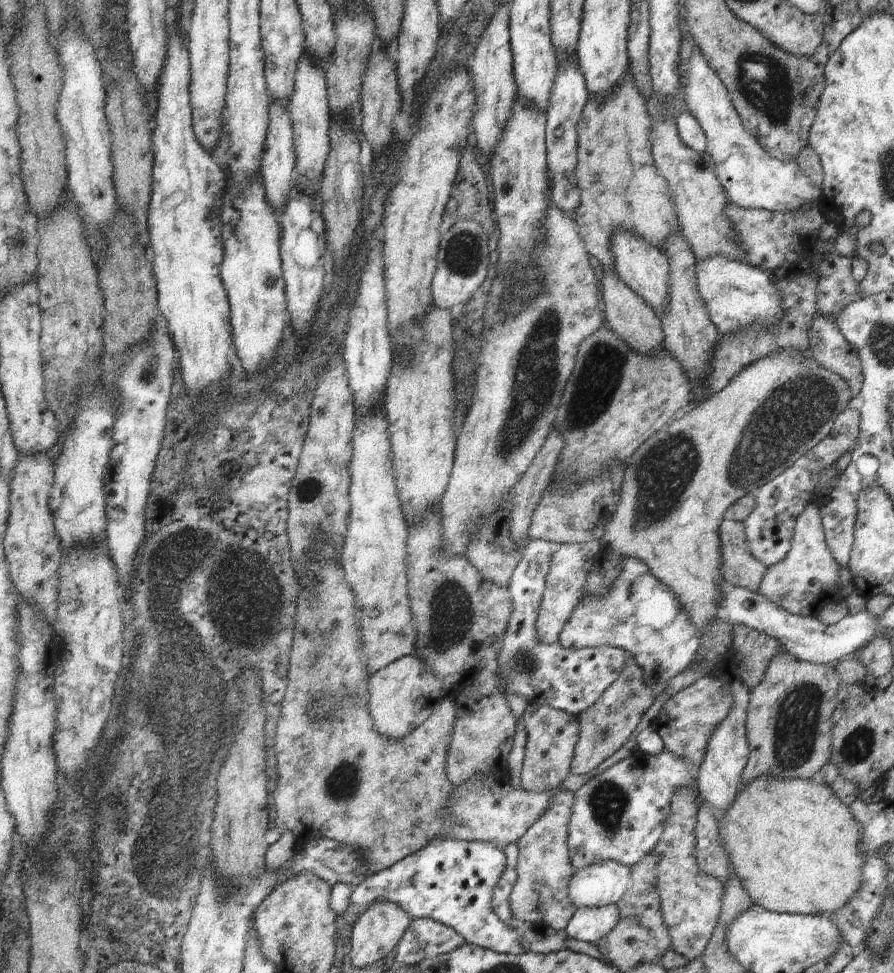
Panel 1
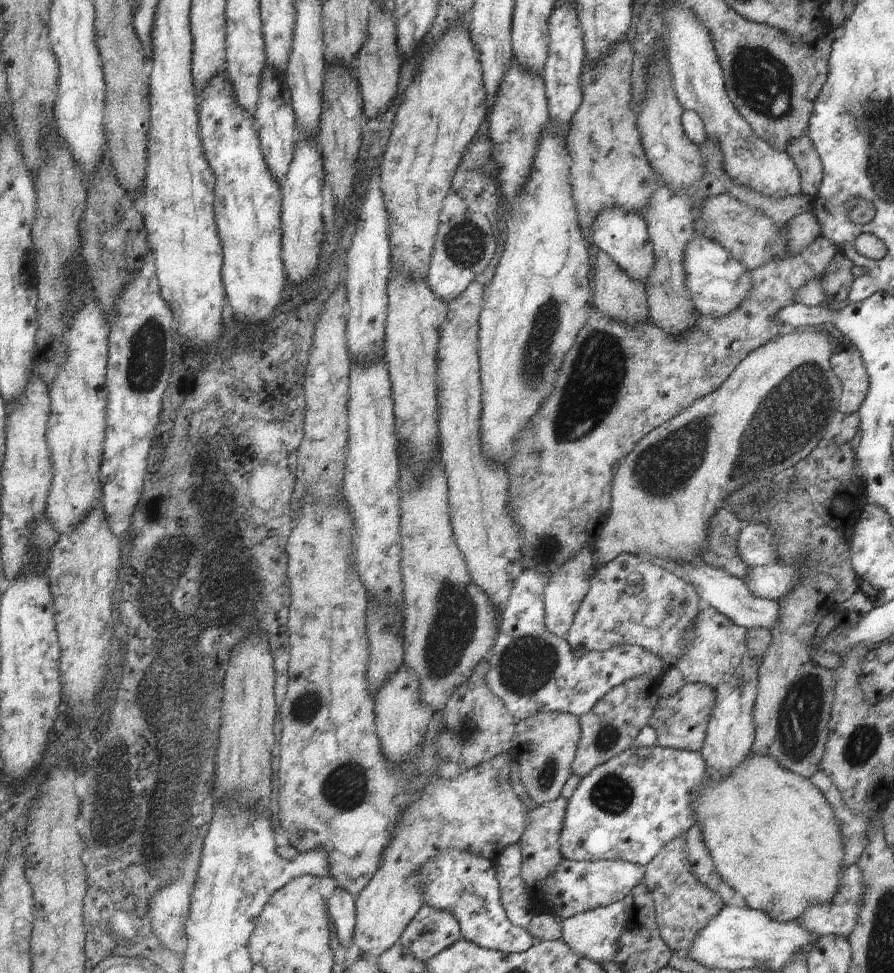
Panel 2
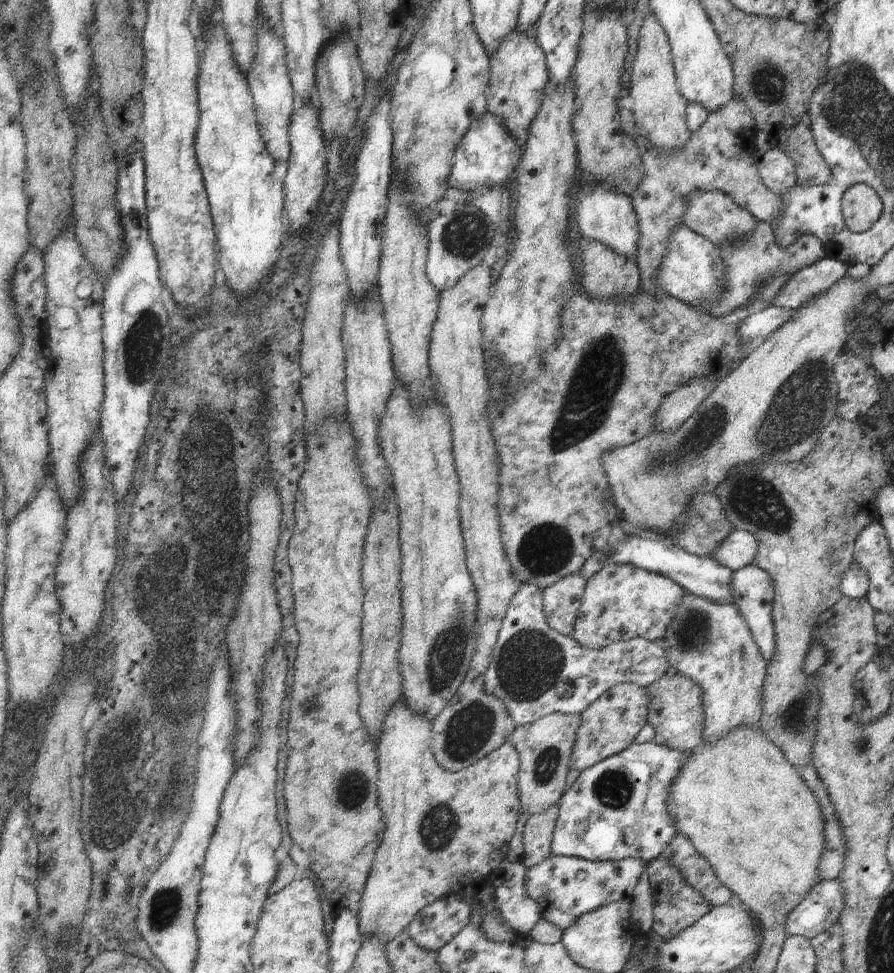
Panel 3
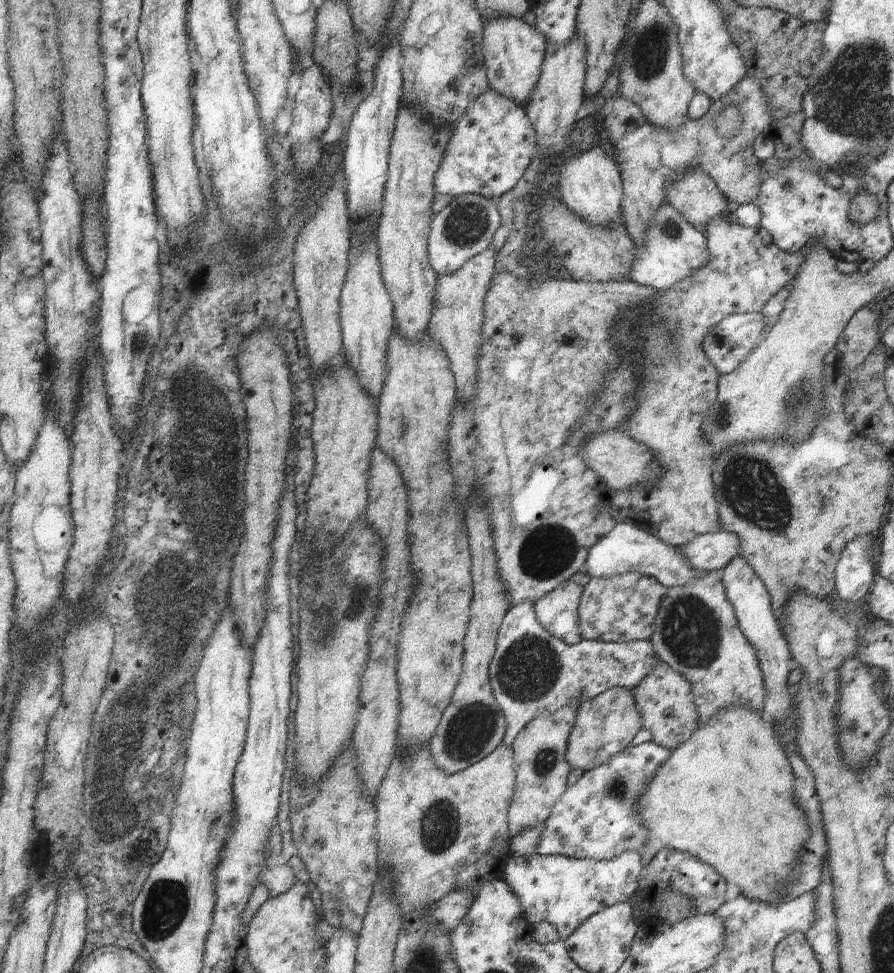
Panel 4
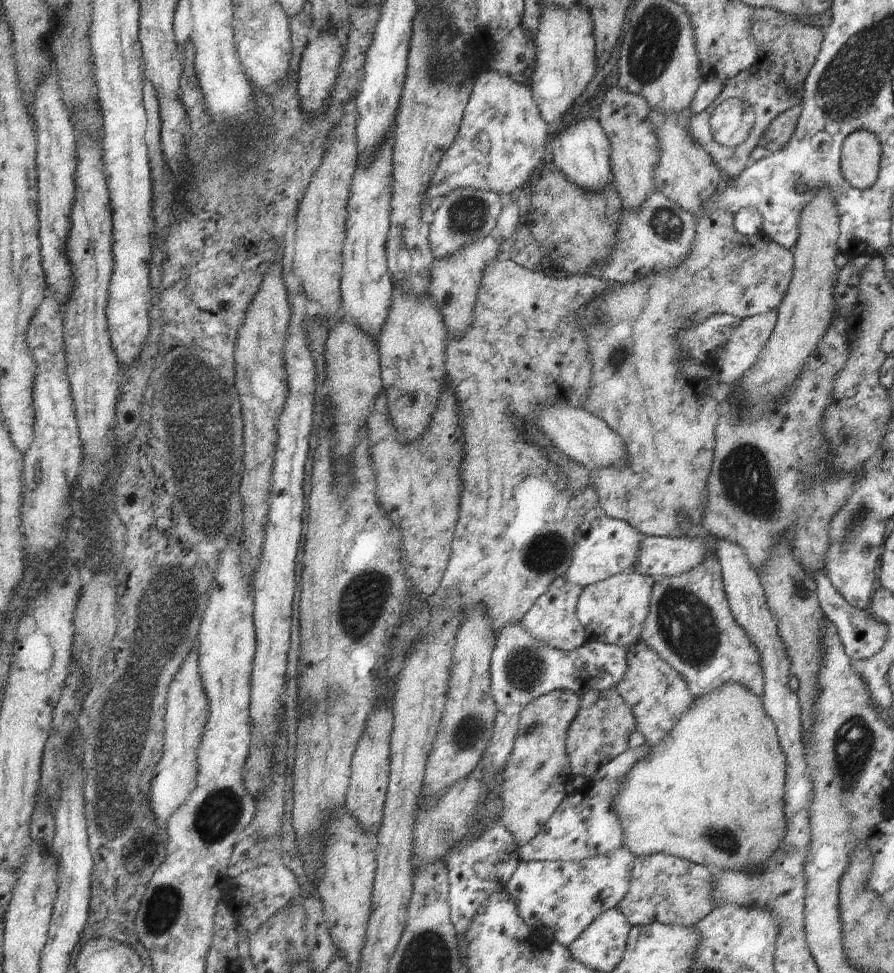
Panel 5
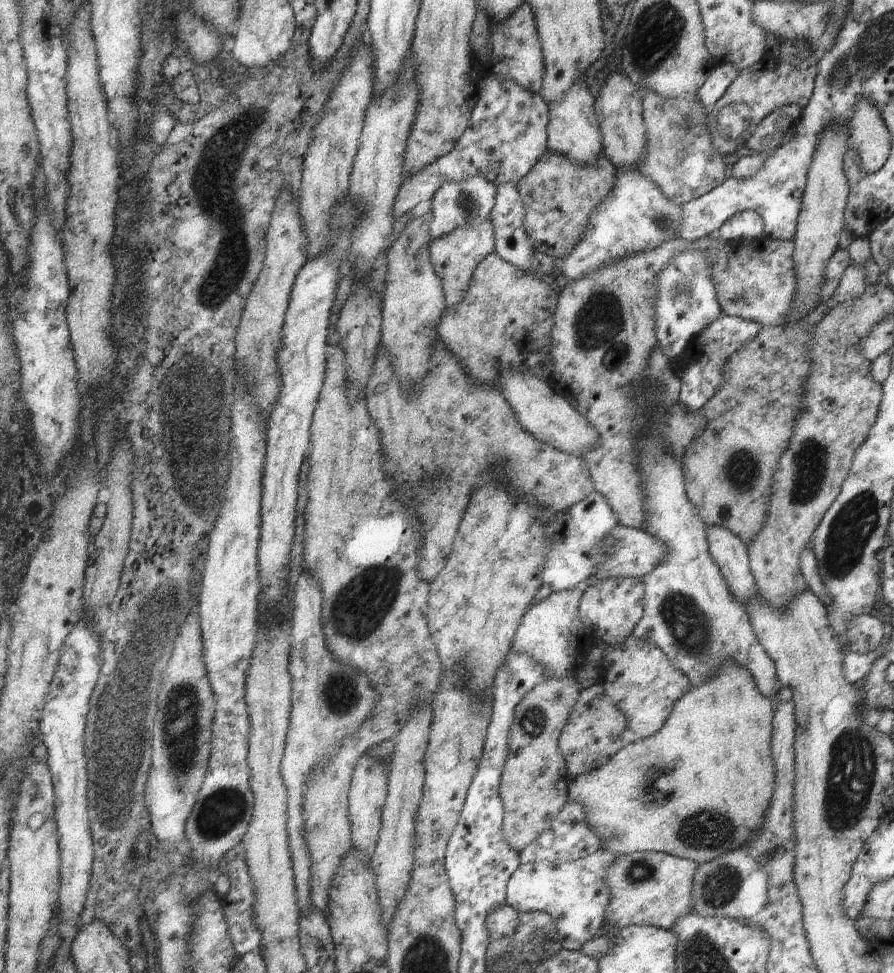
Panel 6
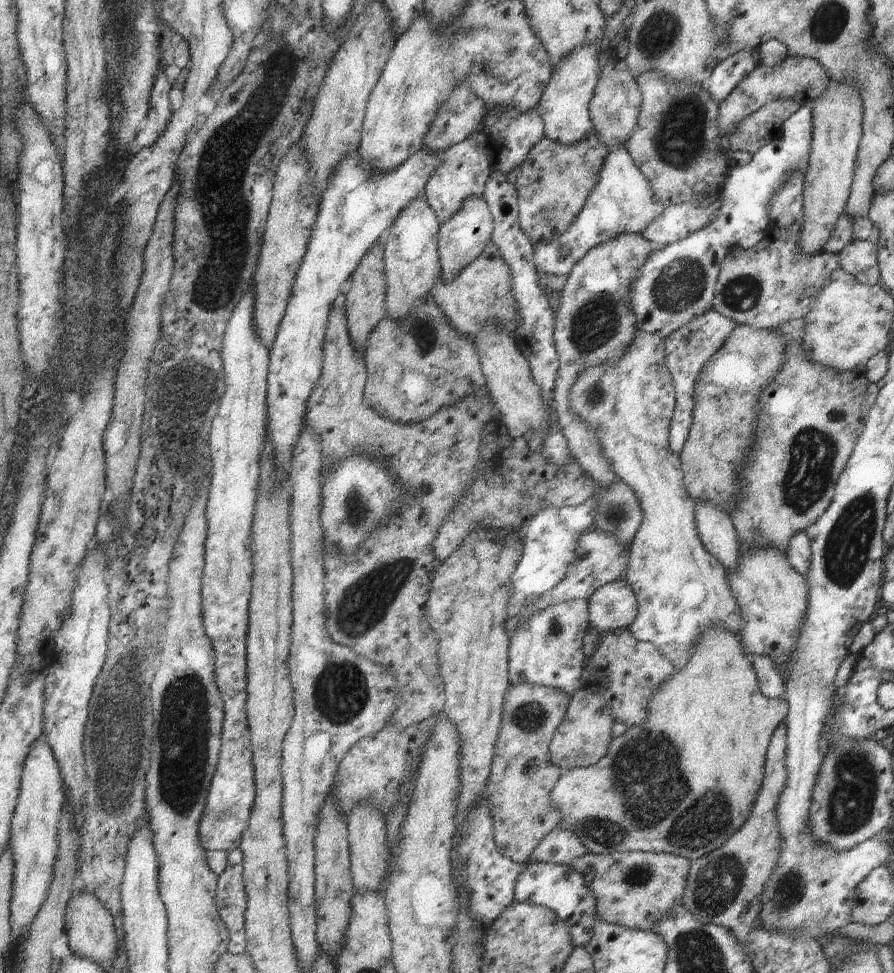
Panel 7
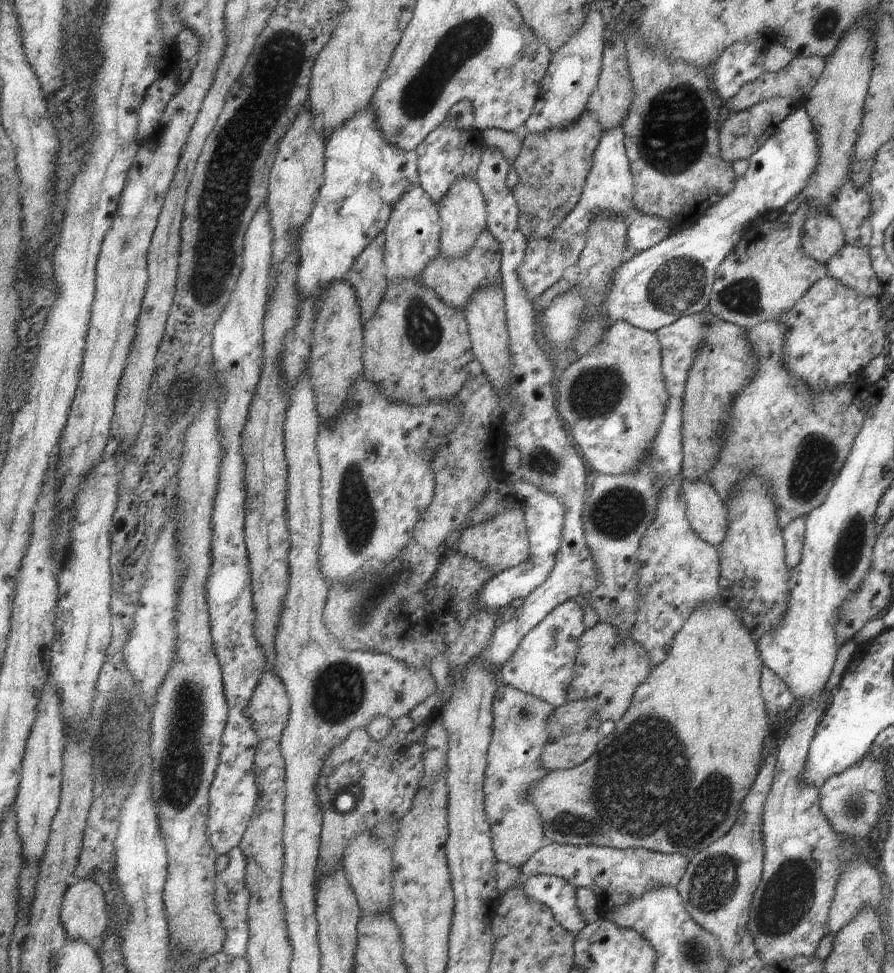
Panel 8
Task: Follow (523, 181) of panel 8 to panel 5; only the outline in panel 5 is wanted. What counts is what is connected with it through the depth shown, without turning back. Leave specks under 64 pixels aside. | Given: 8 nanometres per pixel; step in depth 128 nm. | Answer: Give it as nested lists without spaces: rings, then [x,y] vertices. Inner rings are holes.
[[[554,162],[542,164],[530,178],[530,206],[532,213],[527,217],[532,237],[545,252],[547,260],[555,260],[570,275],[590,274],[590,268],[610,255],[619,241],[619,222],[623,214],[623,202],[616,186],[607,185],[598,191],[583,189]]]

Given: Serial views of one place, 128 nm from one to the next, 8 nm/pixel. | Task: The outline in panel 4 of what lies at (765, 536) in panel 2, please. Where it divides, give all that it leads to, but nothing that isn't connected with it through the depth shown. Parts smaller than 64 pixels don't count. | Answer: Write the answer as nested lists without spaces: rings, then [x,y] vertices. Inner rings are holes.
[[[726,531],[704,533],[685,545],[675,548],[699,574],[720,571],[736,555],[739,555],[738,538],[734,533]]]

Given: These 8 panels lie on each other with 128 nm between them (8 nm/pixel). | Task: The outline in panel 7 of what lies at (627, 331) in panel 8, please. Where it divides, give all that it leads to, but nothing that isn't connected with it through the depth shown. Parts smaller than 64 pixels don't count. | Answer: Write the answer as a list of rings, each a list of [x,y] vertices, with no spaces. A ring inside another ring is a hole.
[[[639,332],[621,360],[585,370],[573,384],[569,396],[571,410],[587,424],[587,428],[597,432],[605,458],[617,476],[635,490],[643,509],[643,522],[629,554],[631,562],[627,579],[639,600],[639,616],[629,628],[631,634],[639,640],[655,644],[677,668],[689,664],[691,644],[699,640],[703,630],[725,628],[739,637],[741,612],[738,602],[727,584],[727,572],[723,565],[702,544],[697,524],[697,504],[687,490],[680,455],[671,450],[670,428],[678,401],[673,376],[667,368],[666,339],[660,333]]]

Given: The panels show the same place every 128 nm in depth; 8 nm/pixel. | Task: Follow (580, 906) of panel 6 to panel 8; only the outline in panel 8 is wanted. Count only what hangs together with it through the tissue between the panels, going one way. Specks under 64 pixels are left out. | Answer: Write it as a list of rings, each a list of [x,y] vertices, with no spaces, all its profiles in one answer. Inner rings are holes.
[[[547,874],[531,875],[523,886],[525,894],[533,900],[547,904],[553,909],[555,918],[569,930],[573,936],[583,932],[587,922],[579,910],[578,889],[565,878]]]

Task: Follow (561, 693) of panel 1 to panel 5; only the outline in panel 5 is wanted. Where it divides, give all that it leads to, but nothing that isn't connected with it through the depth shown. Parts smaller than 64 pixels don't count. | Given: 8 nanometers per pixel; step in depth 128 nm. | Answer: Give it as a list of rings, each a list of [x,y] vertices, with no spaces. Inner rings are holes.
[[[520,621],[508,625],[498,634],[498,642],[492,657],[491,687],[497,704],[498,715],[491,744],[484,756],[483,772],[485,784],[495,782],[495,778],[506,768],[511,759],[519,732],[523,710],[541,696],[555,690],[569,690],[577,696],[585,696],[589,690],[605,691],[617,687],[629,670],[627,662],[629,647],[588,641],[582,648],[563,652],[561,648],[551,648],[549,644],[537,640],[527,633]]]

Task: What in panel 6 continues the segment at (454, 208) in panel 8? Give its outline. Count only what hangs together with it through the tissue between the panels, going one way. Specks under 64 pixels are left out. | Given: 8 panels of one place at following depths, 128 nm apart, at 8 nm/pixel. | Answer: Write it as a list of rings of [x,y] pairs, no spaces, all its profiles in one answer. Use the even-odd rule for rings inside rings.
[[[472,216],[463,227],[433,241],[430,248],[430,259],[434,262],[435,269],[442,278],[448,307],[460,304],[465,299],[474,271],[487,256],[496,253],[496,248],[494,222],[491,218],[481,219],[480,216]]]

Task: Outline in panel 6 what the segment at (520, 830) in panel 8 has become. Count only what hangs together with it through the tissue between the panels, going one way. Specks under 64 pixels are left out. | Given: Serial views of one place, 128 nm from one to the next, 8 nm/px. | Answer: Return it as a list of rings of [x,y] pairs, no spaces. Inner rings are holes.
[[[575,676],[549,679],[530,691],[515,708],[499,796],[504,805],[502,830],[505,839],[519,855],[551,828],[570,800],[568,789],[573,777],[568,772],[558,741],[581,693],[581,684]]]

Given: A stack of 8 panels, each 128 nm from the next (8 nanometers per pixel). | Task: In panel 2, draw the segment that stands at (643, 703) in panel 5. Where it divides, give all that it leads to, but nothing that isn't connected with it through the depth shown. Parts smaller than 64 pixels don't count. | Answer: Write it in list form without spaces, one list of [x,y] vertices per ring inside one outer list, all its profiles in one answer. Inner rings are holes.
[[[687,683],[676,694],[661,697],[650,719],[650,726],[658,733],[657,745],[683,751],[700,751],[713,704],[714,695],[711,688],[700,683]]]

